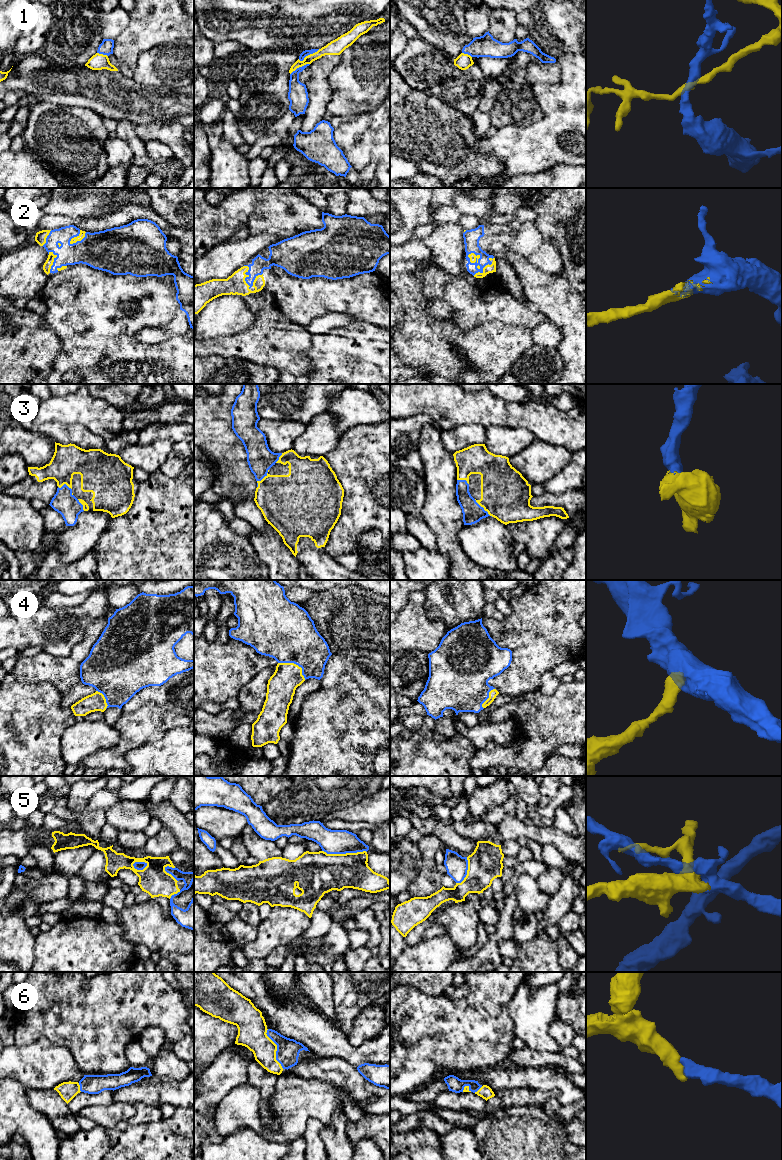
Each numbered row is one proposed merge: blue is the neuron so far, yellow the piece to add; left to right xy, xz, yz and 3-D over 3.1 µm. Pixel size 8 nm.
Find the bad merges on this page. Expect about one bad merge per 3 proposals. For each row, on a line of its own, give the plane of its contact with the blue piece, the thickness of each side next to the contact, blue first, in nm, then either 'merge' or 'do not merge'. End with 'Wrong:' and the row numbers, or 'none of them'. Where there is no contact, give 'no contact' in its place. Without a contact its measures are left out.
1: meets blue in xz; 50 nm thick on the blue side, 120 nm on the other; do not merge
2: meets blue in xz; 120 nm thick on the blue side, 160 nm on the other; merge
3: meets blue in xz; 220 nm thick on the blue side, 420 nm on the other; merge
4: meets blue in xz; 460 nm thick on the blue side, 220 nm on the other; merge
5: meets blue in xz; 190 nm thick on the blue side, 320 nm on the other; do not merge
6: meets blue in xz; 180 nm thick on the blue side, 220 nm on the other; merge
Wrong: 1, 5

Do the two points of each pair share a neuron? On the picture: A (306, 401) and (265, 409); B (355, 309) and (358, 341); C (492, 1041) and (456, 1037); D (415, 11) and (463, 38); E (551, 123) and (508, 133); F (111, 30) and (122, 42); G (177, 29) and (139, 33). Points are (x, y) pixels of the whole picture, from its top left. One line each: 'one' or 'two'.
A: one
B: two
C: one
D: one
E: one
F: two
G: one

